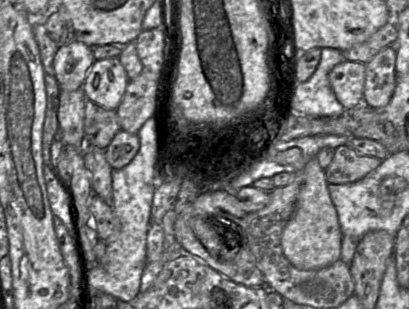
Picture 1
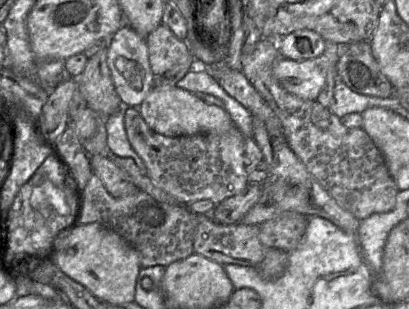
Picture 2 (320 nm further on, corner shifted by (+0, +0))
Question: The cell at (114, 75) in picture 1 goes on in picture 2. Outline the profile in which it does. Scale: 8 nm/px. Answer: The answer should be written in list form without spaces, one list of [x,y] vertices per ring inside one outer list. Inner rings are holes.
[[[122,25],[109,41],[107,64],[121,104],[124,107],[138,108],[153,88],[154,82],[145,38],[137,34],[128,25]]]

